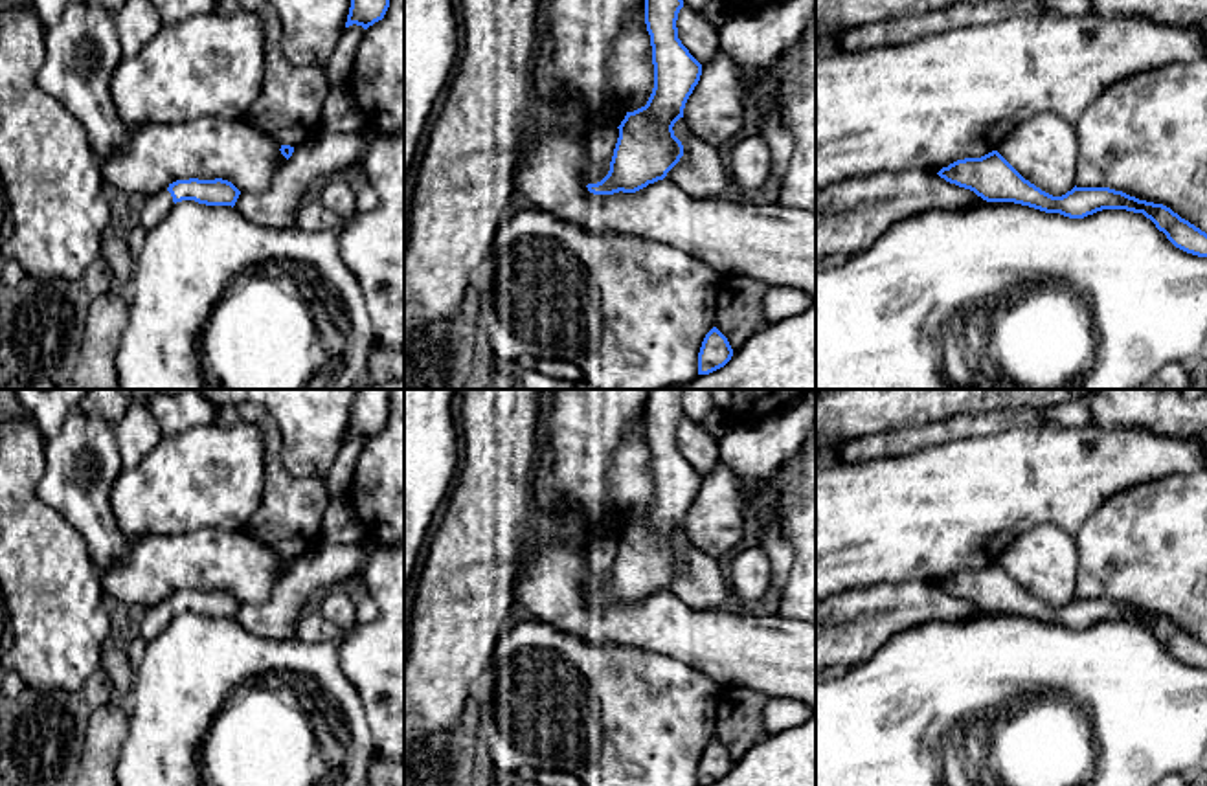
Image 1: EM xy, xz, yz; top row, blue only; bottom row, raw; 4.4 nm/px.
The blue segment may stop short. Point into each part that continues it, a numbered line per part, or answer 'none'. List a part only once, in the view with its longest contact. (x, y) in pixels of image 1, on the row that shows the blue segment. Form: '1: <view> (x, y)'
1: xy (157, 208)

